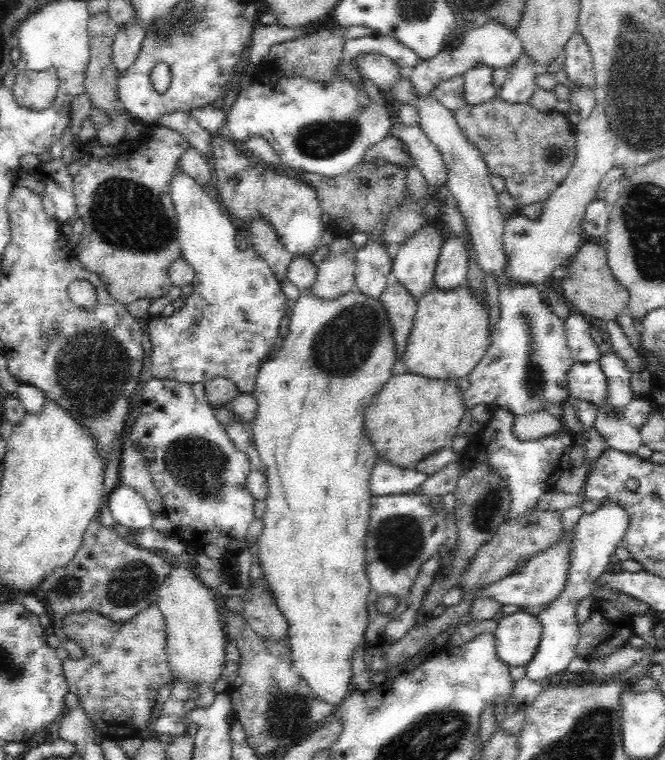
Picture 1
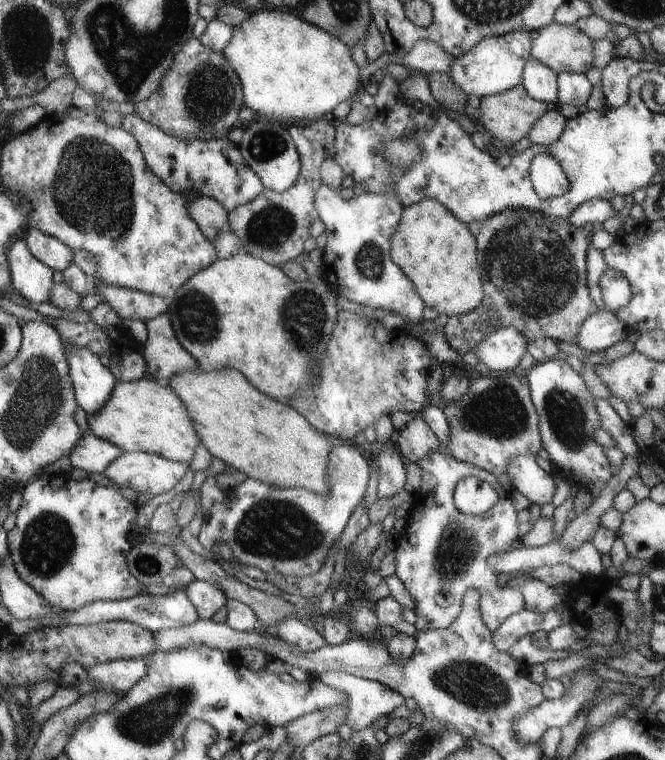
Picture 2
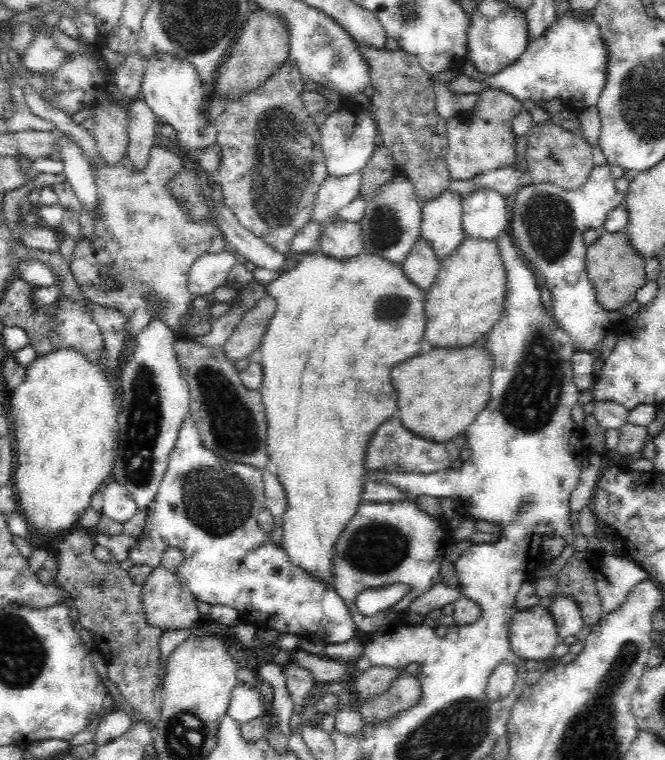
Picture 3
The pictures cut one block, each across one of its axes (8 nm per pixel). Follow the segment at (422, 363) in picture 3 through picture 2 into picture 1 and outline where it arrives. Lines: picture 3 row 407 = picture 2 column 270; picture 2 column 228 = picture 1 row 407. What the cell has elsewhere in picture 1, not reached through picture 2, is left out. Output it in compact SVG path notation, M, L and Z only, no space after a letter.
M418 374L392 376L374 396L364 414L364 432L370 436L378 458L398 468L414 468L424 458L452 444L466 412L466 402L456 380L436 380Z

